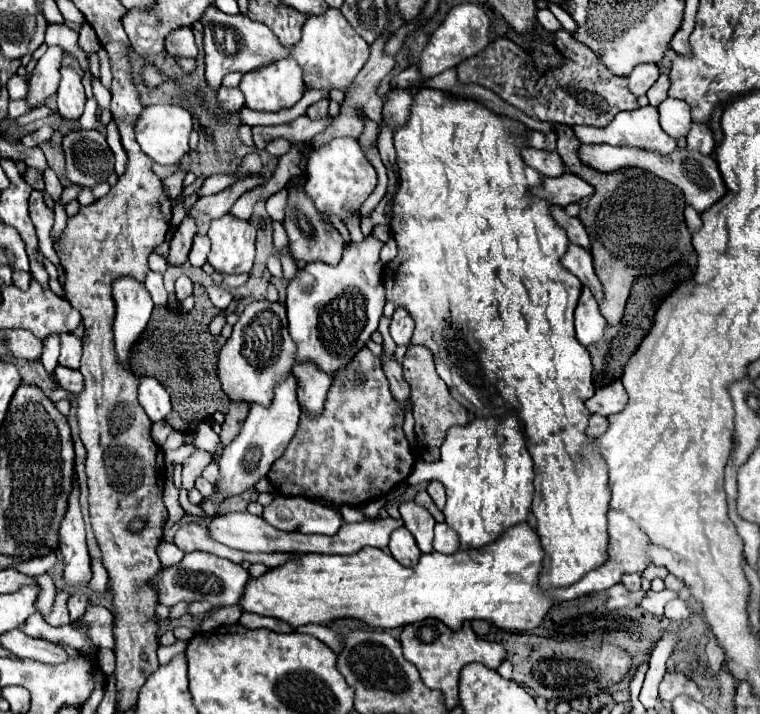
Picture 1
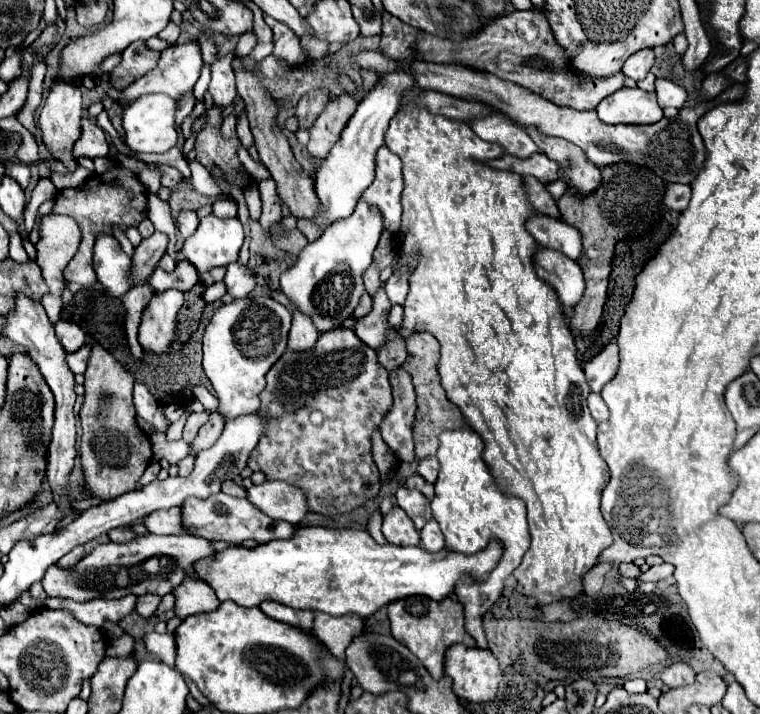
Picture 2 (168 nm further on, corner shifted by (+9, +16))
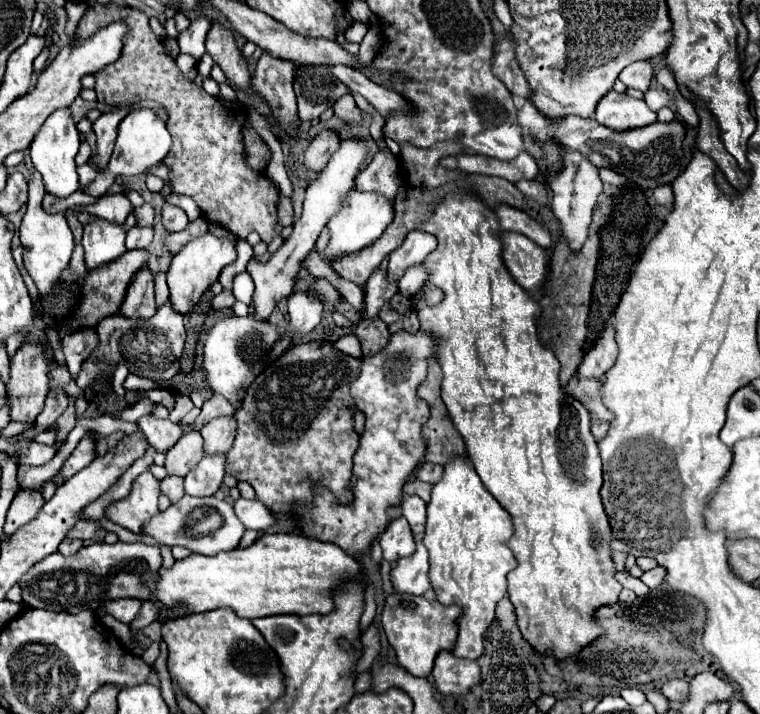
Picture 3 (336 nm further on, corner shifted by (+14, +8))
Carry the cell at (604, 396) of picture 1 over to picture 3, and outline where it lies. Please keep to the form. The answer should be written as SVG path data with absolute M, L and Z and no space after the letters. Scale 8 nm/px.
M606 326L600 340L594 344L594 348L586 352L586 356L578 368L578 374L582 378L602 380L604 374L614 366L616 356L618 356L618 346L614 340L614 328Z

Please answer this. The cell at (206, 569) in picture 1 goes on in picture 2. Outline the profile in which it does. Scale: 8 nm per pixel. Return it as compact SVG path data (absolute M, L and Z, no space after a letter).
M145 534L125 544L115 544L115 542L99 544L93 552L89 552L69 570L63 570L57 564L53 564L47 568L41 584L47 596L75 600L75 602L87 602L93 598L111 600L111 598L123 598L127 594L165 596L175 586L179 586L187 574L197 578L193 564L209 556L215 556L215 550L211 548L211 542L205 538L189 534L171 534L171 536Z

